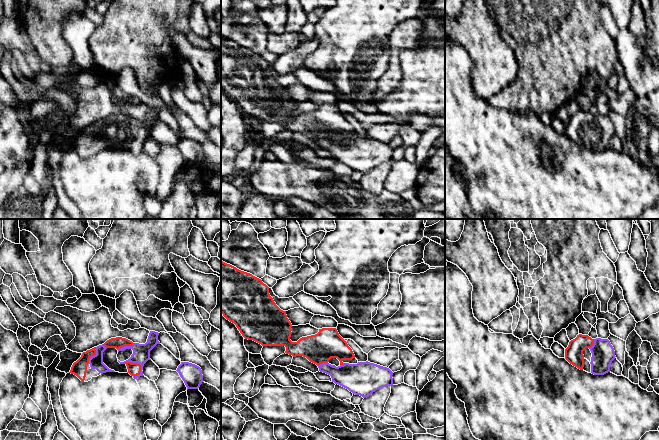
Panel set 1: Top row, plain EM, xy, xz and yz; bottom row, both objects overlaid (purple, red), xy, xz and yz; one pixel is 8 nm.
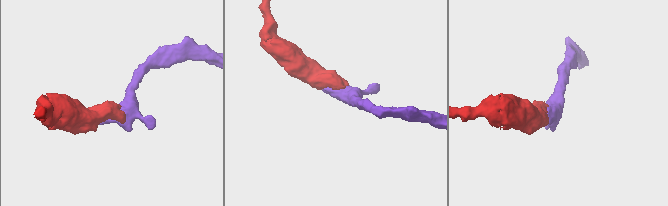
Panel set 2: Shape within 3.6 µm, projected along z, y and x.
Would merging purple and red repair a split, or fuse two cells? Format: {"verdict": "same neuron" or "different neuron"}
{"verdict": "same neuron"}

